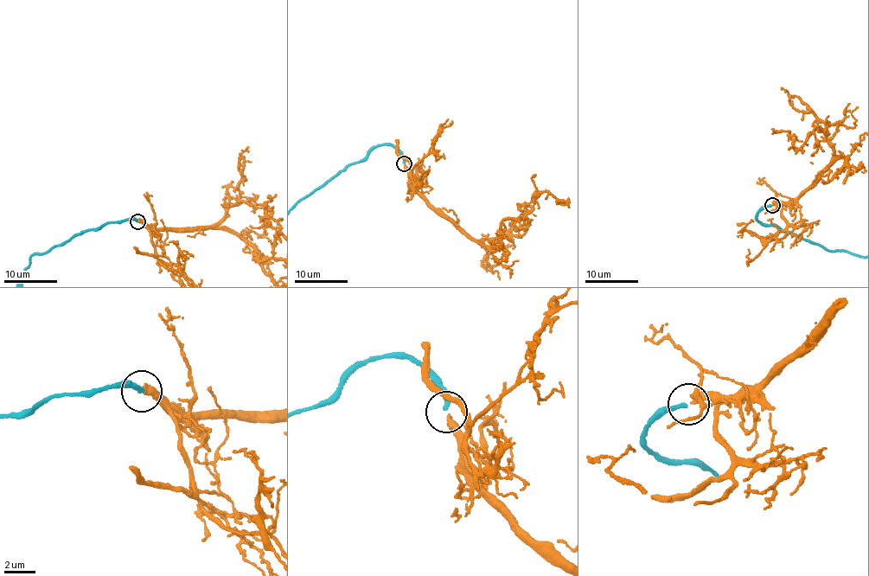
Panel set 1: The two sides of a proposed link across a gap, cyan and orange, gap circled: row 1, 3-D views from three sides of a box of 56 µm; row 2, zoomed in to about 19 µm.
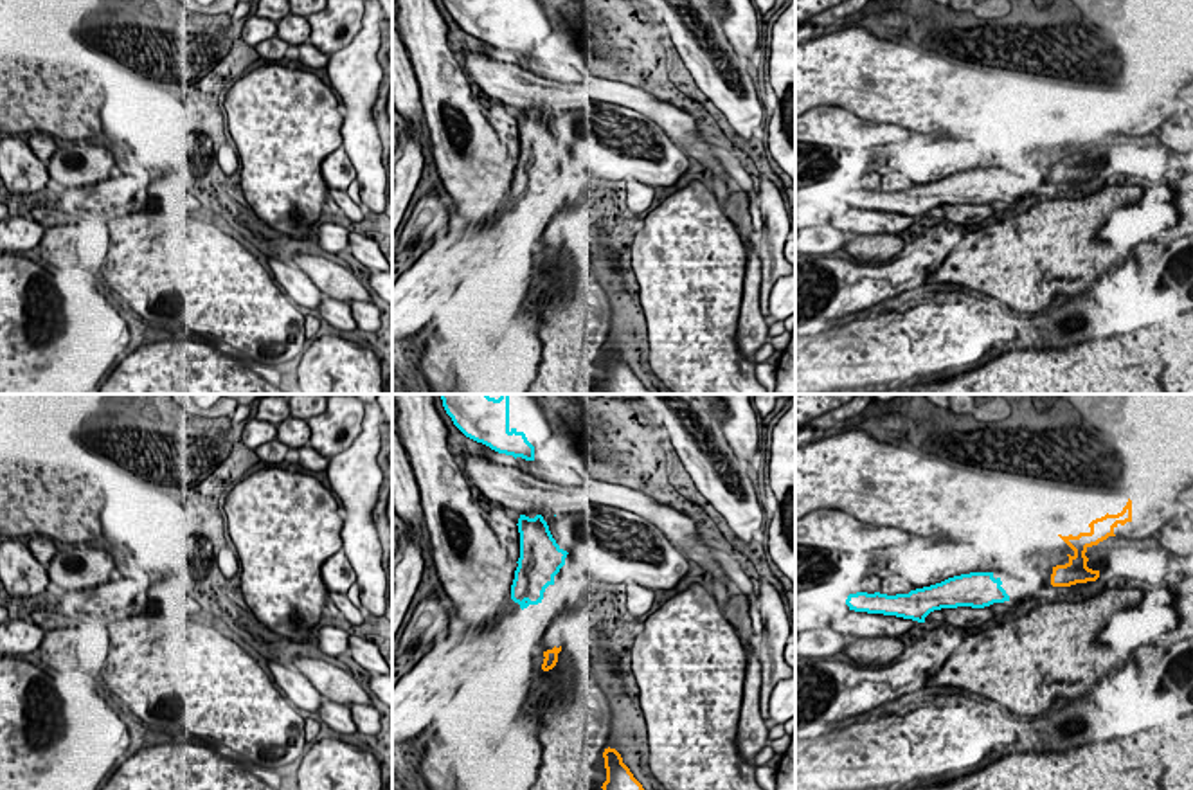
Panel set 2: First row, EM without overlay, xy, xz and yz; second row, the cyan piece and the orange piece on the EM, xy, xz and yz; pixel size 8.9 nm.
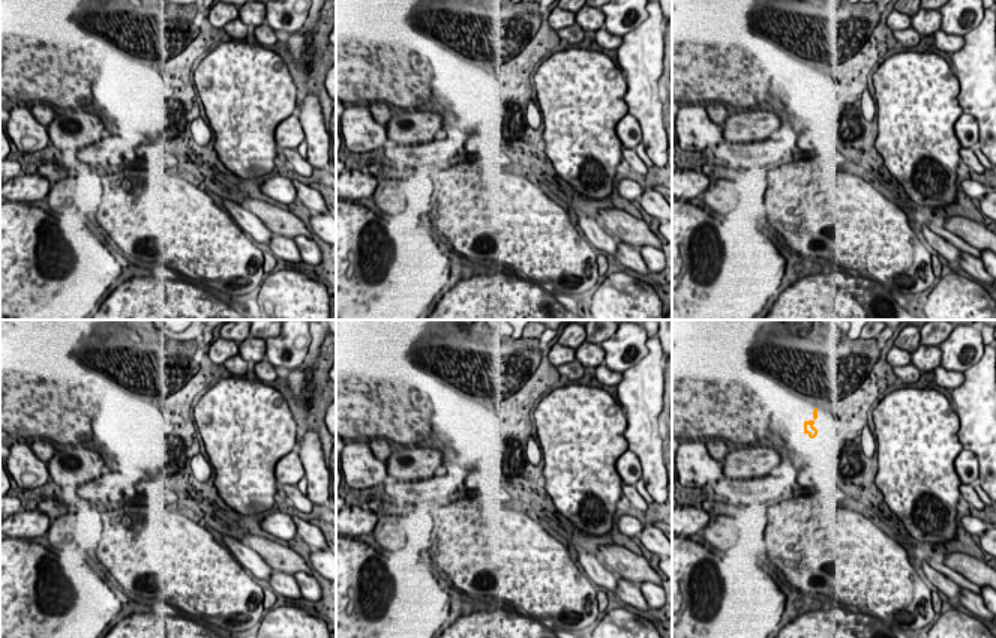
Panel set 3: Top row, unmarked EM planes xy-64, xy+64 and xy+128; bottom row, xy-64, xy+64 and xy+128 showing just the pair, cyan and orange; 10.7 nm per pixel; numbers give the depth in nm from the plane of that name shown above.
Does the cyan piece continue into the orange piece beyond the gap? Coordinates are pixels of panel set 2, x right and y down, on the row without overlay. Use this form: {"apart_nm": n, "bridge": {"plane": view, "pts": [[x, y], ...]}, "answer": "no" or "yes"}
{"apart_nm": 400, "bridge": {"plane": "yz", "pts": [[1008, 193], [1051, 180]]}, "answer": "no"}

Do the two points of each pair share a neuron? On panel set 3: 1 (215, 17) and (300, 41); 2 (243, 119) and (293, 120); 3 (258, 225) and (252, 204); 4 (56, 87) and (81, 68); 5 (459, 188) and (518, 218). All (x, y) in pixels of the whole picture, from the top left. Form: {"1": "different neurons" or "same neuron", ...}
{"1": "different neurons", "2": "different neurons", "3": "different neurons", "4": "same neuron", "5": "same neuron"}

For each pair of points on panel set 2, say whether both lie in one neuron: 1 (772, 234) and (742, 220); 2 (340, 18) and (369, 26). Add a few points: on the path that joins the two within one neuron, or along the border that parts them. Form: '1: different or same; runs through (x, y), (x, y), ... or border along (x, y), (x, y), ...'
1: different; border along (760, 236), (754, 245)
2: different; border along (362, 18), (360, 31), (346, 45), (331, 53)

